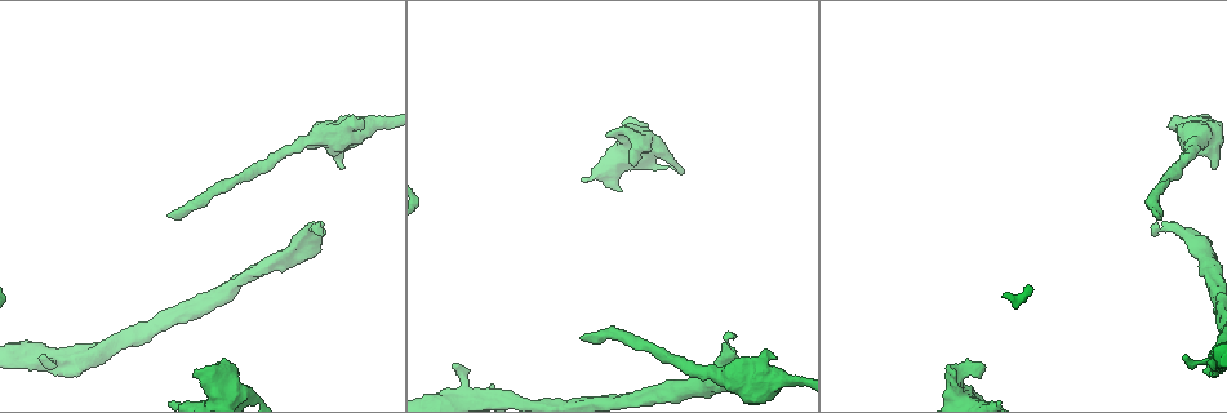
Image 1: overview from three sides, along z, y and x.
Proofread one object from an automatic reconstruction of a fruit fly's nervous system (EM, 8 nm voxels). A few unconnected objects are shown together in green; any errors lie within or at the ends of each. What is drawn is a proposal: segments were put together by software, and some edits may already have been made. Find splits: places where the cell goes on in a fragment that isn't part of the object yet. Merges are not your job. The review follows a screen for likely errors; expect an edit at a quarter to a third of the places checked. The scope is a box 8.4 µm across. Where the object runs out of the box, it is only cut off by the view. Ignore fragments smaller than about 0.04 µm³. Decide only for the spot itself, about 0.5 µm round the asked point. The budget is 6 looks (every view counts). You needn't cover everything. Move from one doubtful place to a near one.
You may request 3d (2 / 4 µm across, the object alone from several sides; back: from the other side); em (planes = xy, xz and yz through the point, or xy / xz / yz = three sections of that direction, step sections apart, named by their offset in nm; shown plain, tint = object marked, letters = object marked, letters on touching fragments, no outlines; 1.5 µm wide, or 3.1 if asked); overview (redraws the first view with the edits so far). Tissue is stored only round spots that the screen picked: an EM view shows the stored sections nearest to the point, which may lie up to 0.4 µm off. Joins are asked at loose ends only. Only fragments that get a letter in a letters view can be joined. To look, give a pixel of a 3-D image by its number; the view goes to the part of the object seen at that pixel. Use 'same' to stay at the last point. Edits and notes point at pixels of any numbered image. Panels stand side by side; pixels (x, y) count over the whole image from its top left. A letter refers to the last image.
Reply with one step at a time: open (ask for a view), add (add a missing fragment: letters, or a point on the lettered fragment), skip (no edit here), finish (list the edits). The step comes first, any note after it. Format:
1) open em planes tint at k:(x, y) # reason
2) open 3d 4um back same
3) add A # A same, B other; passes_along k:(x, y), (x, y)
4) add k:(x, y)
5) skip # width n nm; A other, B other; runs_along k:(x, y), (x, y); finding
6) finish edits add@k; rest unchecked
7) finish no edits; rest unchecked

open 3d 2um at 1:(605, 134) # an open end

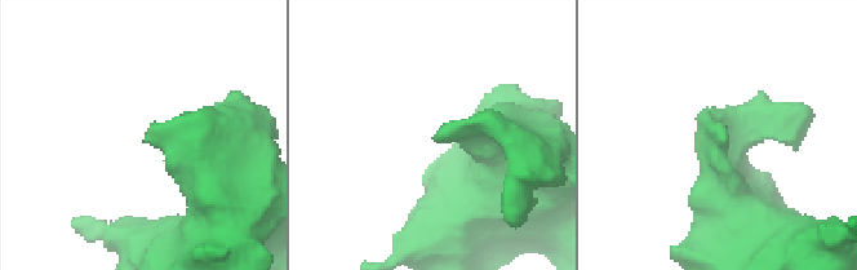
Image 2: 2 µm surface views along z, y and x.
open em xy step 8 letters at 2:(723, 135) # need the tissue

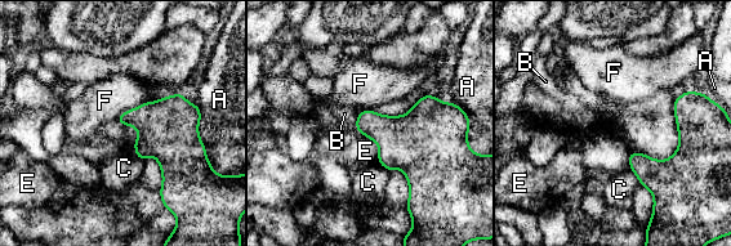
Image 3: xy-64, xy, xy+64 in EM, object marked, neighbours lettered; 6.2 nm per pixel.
skip # width 160 nm; A other, B other, C other, E other, F other; runs_along 3:(689, 94), (686, 148), (654, 191); no lettered fragment goes on from it

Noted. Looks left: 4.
open 3d 2um at 1:(456, 364) # free end

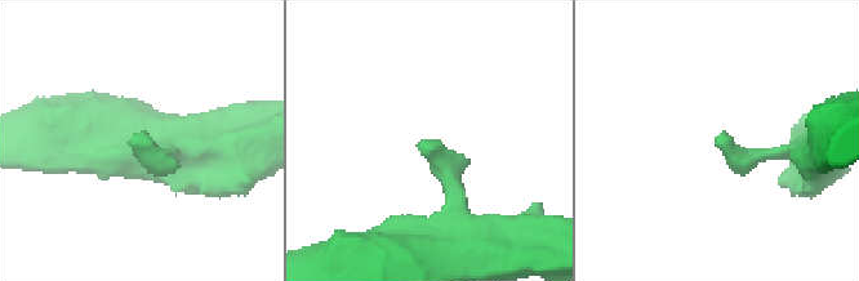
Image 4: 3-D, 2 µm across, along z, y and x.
open em planes letters at 4:(720, 135) # shape alone is not enough

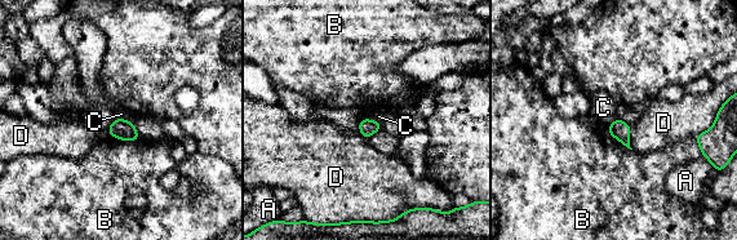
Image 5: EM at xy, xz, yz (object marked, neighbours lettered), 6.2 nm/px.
skip # width 110 nm; longest_contact B 200 nm; A other, B other, C other, D other; none of them fits

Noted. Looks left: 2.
open em yz step 4 tint at 1:(581, 337) # an open end

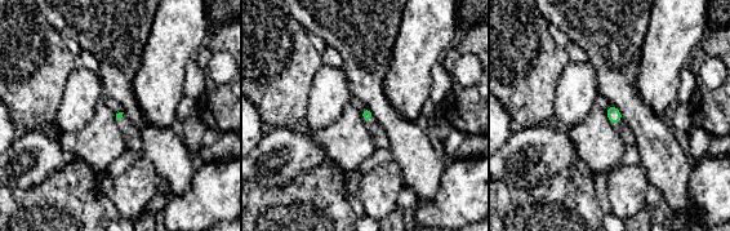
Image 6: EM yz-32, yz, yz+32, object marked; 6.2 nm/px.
open em xz step 8 letters same

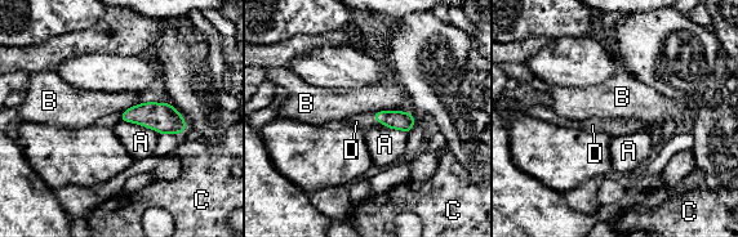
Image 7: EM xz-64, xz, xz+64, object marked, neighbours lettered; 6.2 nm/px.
add D # width 110 nm; A other, B other, C other, D same; passes_along 7:(398, 120), (378, 120), (365, 121); the cell continues

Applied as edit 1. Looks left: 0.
finish edits add@7; rest unchecked

